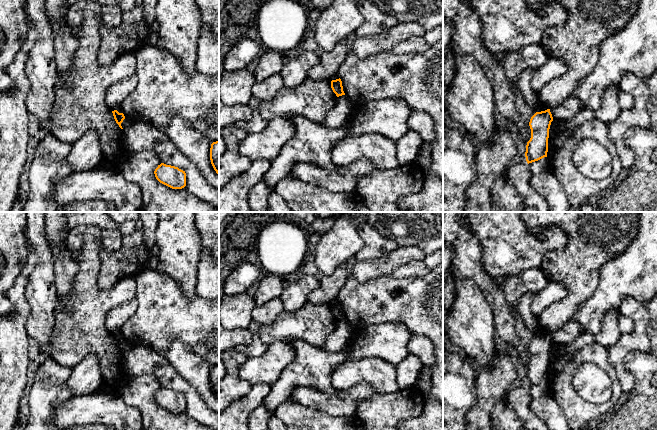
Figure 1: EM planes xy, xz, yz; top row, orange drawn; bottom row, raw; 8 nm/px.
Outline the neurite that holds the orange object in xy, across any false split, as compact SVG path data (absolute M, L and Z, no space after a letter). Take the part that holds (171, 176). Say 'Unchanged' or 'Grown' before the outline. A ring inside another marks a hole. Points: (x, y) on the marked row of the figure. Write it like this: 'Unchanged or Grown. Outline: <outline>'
Unchanged. Outline: M161 163L154 174L160 183L172 189L182 189L186 186L186 173L178 167Z

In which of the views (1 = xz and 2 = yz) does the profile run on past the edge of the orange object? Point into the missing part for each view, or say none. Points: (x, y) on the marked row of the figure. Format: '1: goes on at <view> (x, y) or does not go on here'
1: does not go on here
2: does not go on here

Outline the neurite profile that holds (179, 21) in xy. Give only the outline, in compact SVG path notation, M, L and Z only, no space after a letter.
M158 0L155 13L159 24L157 48L175 56L186 73L196 74L202 22L195 0Z

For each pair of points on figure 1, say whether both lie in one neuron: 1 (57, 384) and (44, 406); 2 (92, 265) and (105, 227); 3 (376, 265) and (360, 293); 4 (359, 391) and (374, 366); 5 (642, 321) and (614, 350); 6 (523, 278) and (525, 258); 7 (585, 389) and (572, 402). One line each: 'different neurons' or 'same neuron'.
1: same neuron
2: different neurons
3: different neurons
4: different neurons
5: same neuron
6: different neurons
7: different neurons

